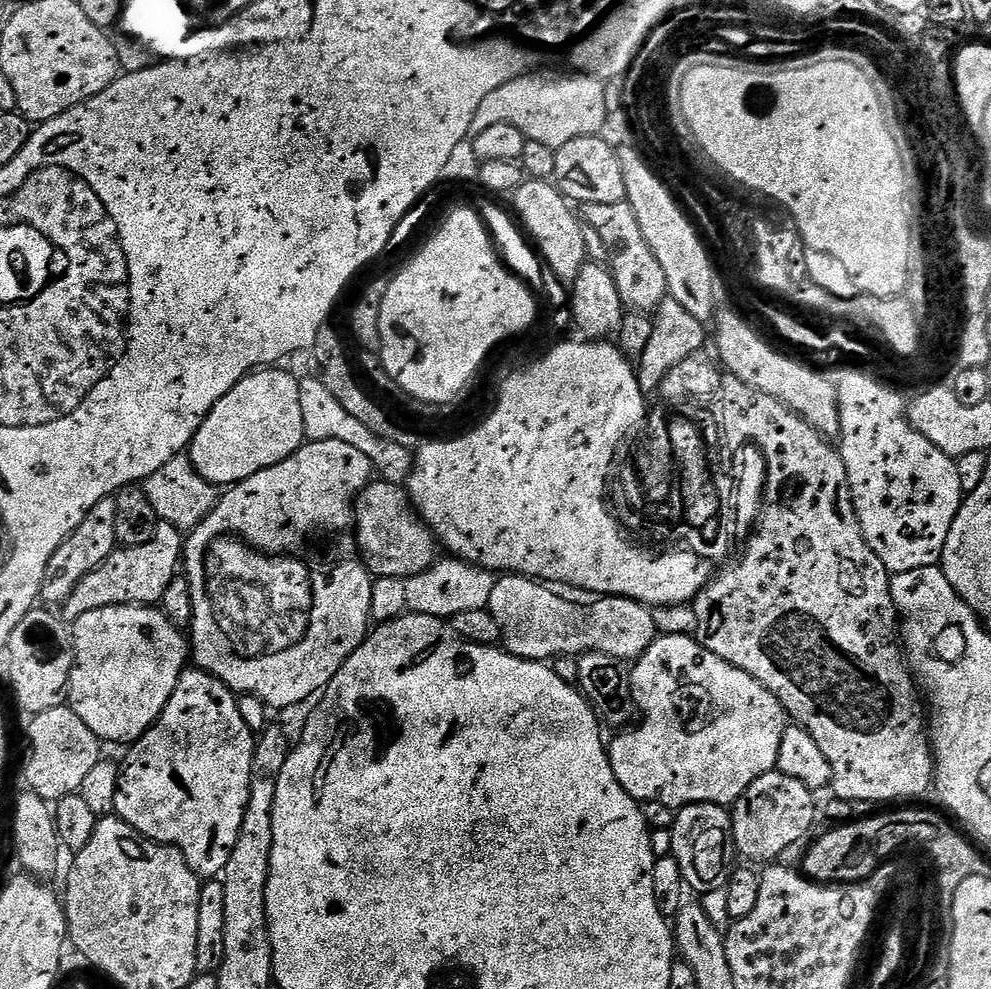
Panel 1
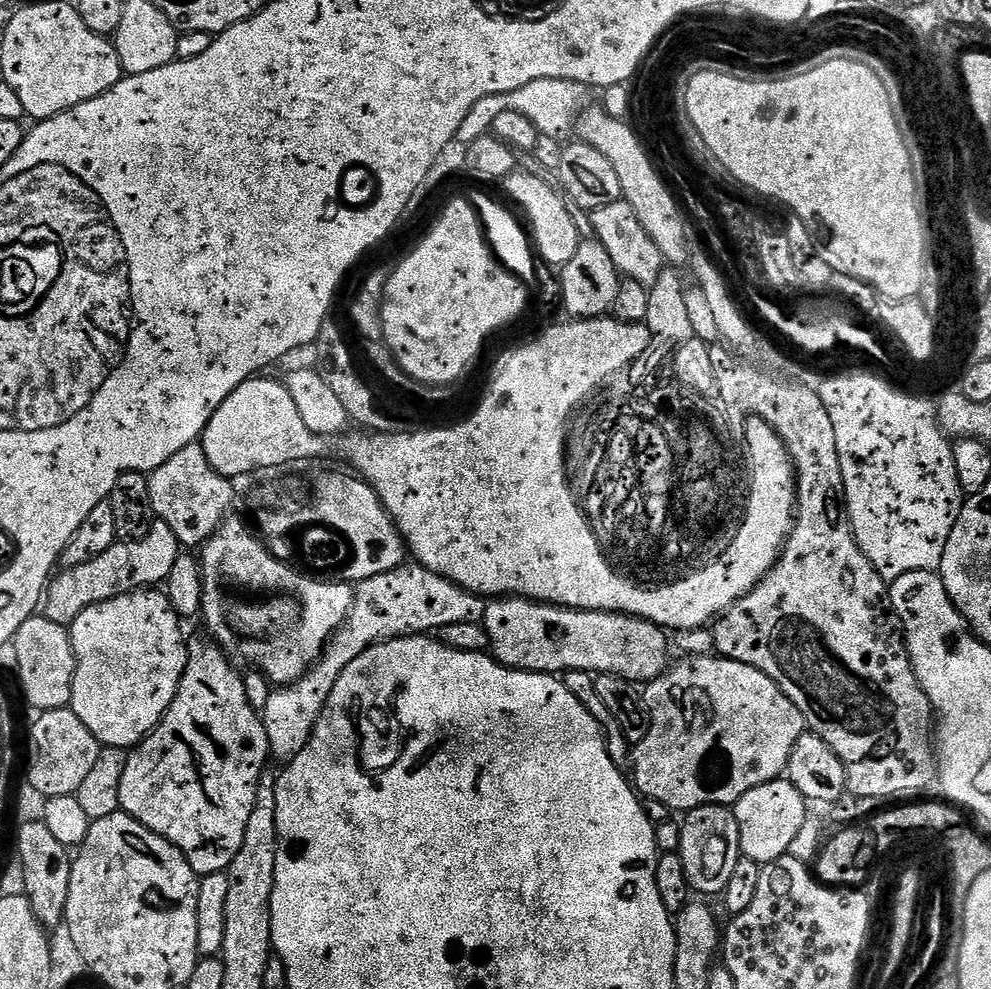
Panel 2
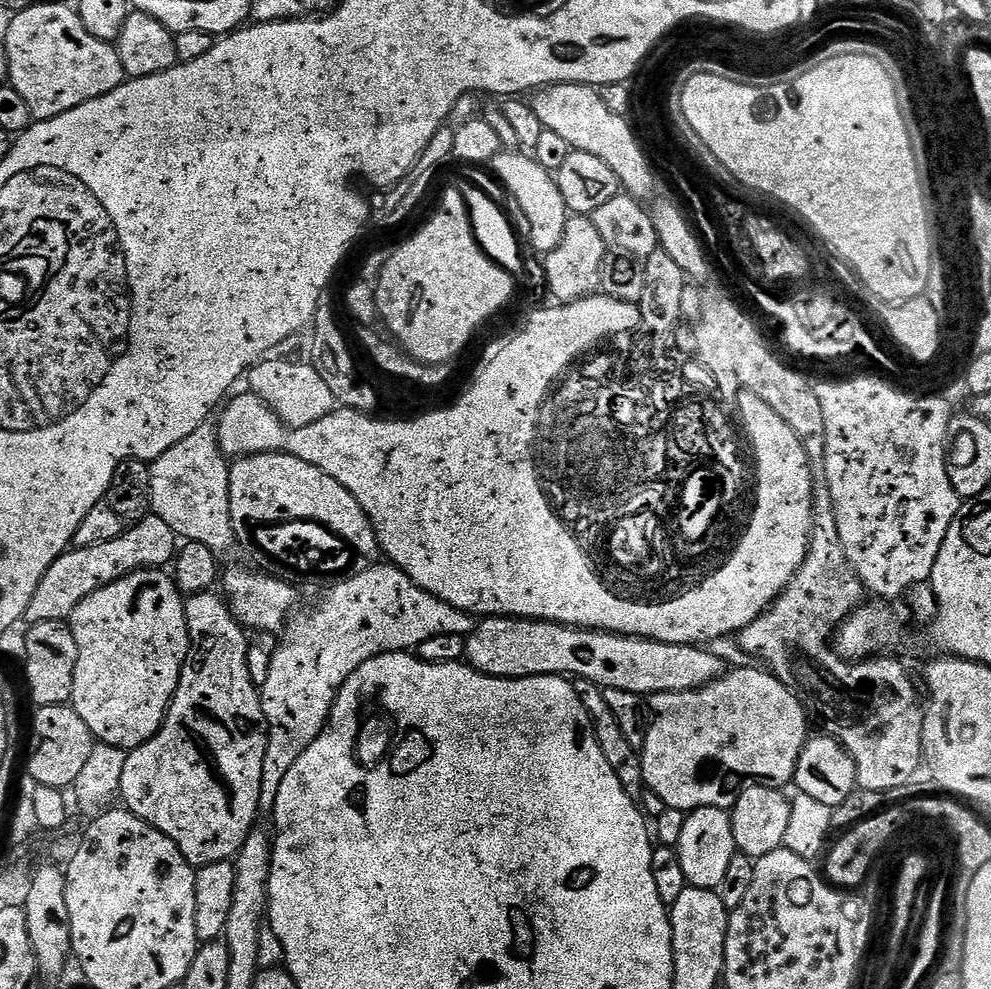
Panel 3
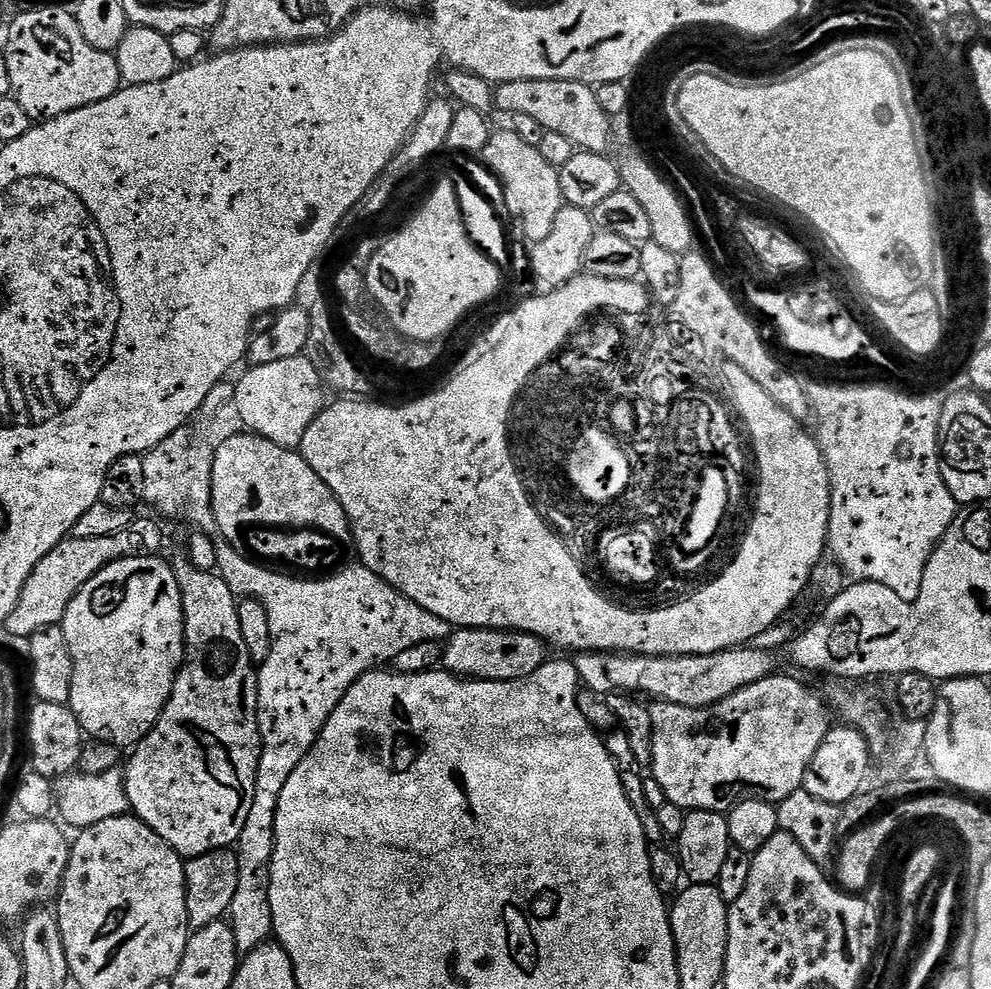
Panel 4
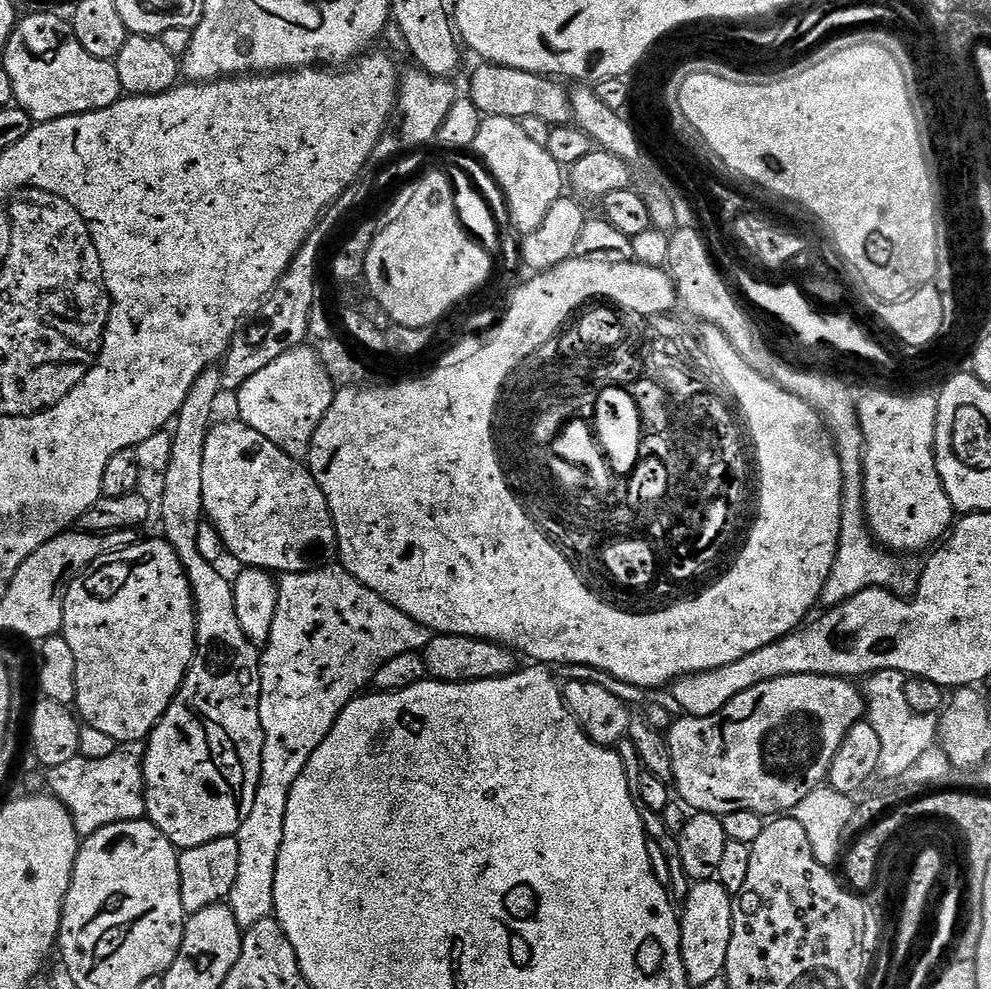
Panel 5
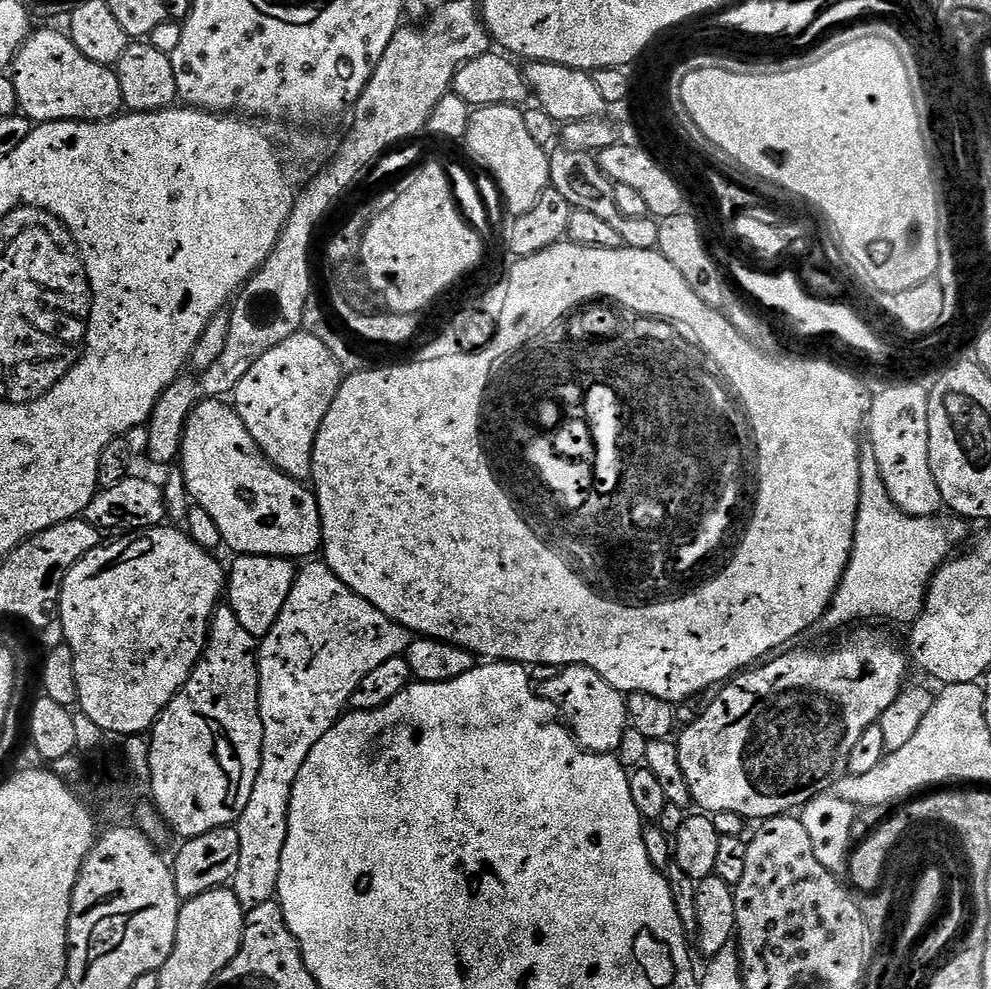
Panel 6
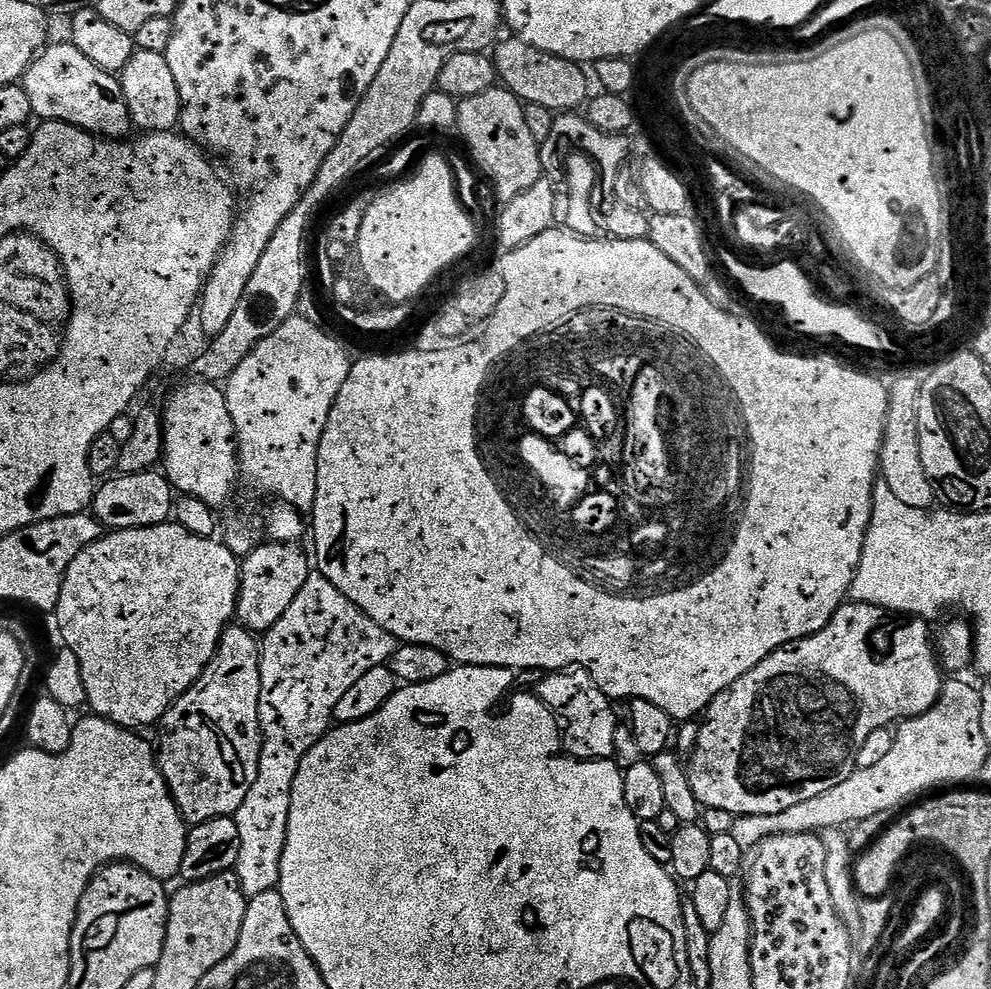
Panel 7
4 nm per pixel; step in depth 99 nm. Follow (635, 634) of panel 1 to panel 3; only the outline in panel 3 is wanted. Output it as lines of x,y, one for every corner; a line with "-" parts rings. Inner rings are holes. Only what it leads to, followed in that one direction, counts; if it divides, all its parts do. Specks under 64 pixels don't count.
489,616
481,619
476,629
465,639
463,659
474,670
503,680
517,680
527,676
569,676
589,680
602,689
630,691
643,698
651,698
659,692
681,692
701,688
723,676
726,671
726,665
714,658
714,654
704,646
667,644
657,640
641,640
639,636
616,636
612,632
571,628
565,624
527,620
521,616

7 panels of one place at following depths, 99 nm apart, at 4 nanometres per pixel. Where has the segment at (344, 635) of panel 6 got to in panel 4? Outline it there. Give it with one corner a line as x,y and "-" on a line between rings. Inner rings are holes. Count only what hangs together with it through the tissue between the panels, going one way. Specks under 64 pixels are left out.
222,538
216,540
216,572
227,580
230,590
240,598
258,600
269,616
272,649
256,678
256,713
260,727
260,765
254,786
254,803
246,826
237,838
238,891
228,916
236,950
252,952
273,939
270,914
270,866
276,841
276,815
282,786
298,762
310,754
322,734
330,714
342,702
346,690
367,672
391,665
398,654
422,642
447,641
454,629
410,602
406,594
394,590
374,570
363,566
343,568
330,578
318,580
284,576
263,568
238,554

